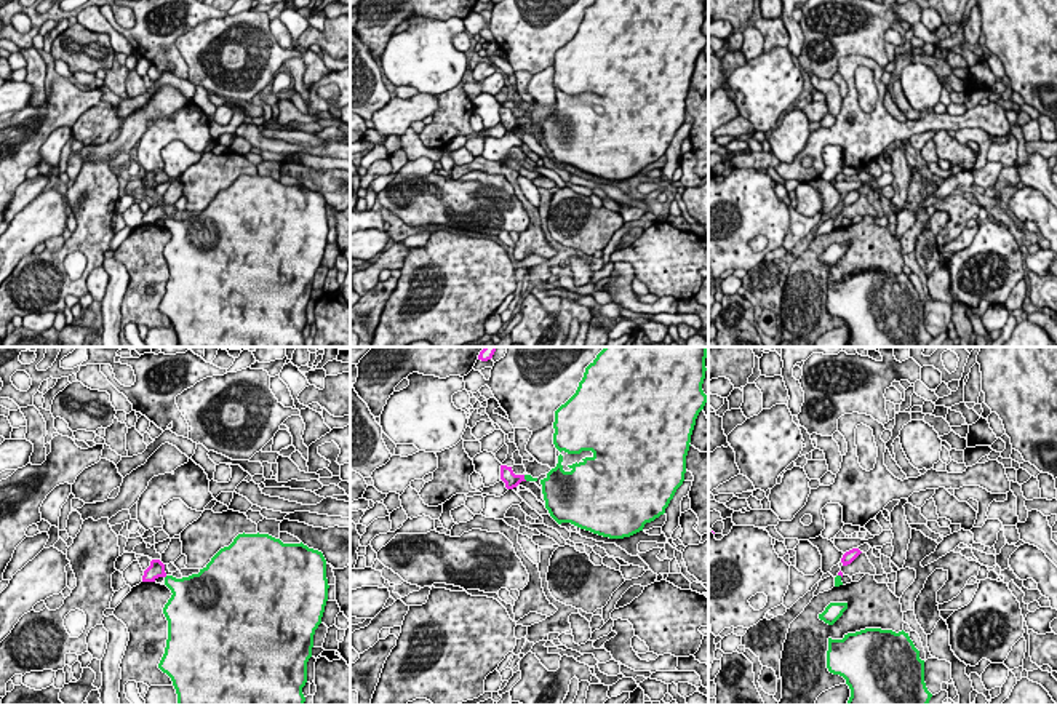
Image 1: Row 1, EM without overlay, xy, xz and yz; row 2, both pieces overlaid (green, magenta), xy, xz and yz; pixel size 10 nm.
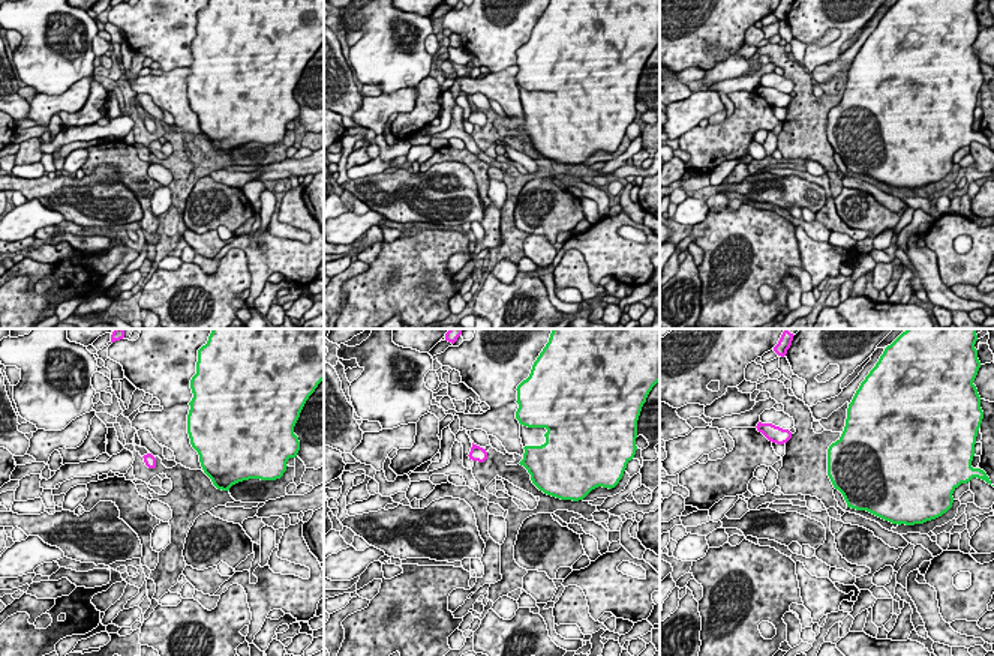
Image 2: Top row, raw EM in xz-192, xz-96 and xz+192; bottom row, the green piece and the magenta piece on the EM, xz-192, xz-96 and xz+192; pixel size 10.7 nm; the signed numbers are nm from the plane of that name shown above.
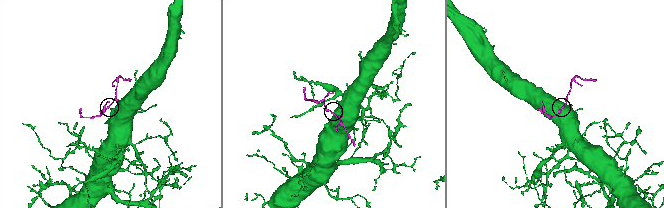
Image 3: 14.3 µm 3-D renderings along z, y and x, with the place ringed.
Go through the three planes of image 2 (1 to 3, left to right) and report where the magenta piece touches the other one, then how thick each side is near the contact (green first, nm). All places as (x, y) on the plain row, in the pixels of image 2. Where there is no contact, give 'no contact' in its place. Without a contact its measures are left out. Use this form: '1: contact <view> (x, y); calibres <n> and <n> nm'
1: no contact
2: no contact
3: no contact

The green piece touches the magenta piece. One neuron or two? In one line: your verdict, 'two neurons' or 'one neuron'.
one neuron

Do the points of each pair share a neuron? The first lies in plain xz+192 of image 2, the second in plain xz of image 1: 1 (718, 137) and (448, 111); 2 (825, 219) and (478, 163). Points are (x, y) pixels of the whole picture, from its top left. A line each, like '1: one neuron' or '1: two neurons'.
1: one neuron
2: one neuron

